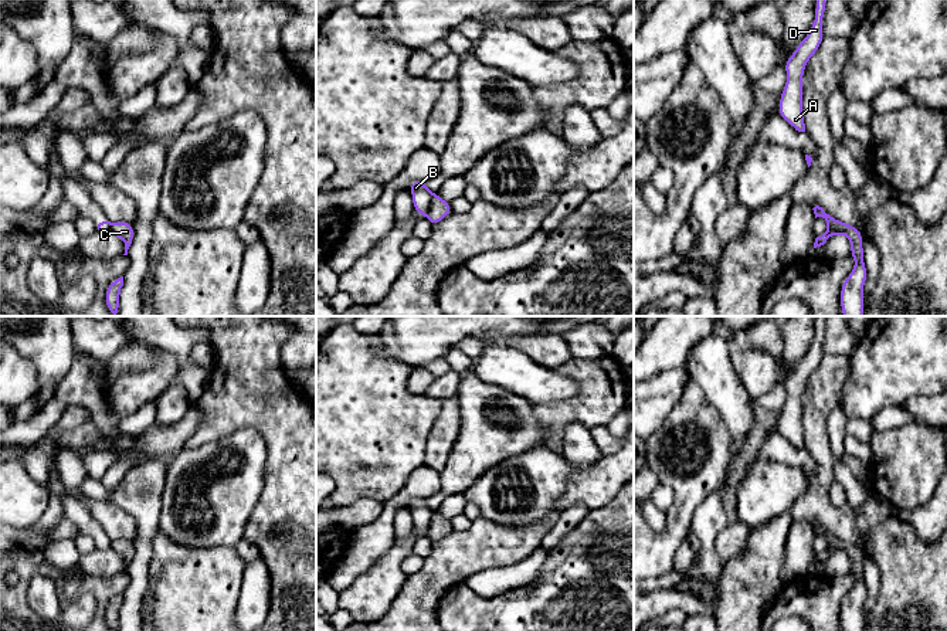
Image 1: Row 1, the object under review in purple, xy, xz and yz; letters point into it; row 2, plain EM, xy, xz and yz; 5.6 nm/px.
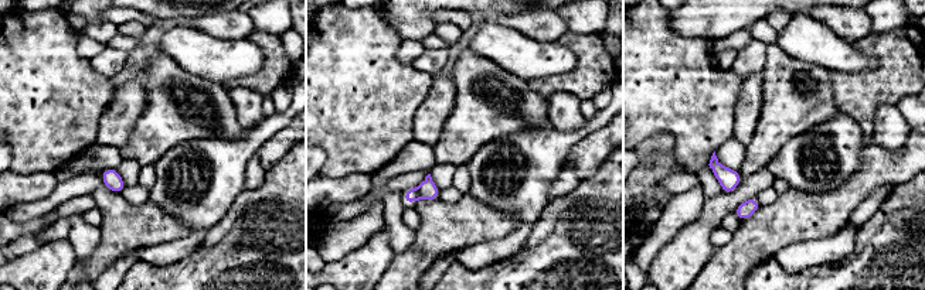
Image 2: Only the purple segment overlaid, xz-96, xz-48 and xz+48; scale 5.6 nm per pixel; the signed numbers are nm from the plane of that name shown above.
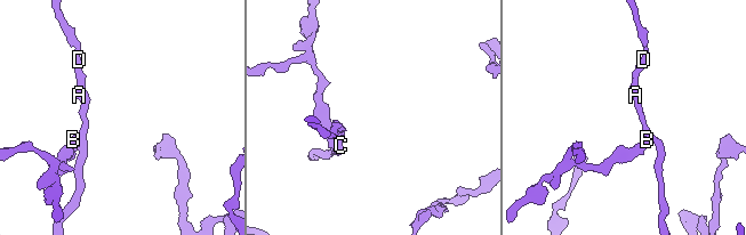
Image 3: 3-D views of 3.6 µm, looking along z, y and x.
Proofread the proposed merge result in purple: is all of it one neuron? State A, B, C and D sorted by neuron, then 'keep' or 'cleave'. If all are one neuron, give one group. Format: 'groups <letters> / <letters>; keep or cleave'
groups A C D / B; cleave

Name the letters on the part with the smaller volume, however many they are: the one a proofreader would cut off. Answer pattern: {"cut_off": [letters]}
{"cut_off": ["B"]}

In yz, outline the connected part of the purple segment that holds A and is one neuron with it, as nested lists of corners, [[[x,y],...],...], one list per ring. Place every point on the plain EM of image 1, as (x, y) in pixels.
[[[817,316],[815,335],[811,347],[784,381],[787,401],[781,410],[778,432],[798,449],[805,449],[802,430],[802,393],[808,377],[818,369],[824,357],[822,340],[825,328],[826,316]]]

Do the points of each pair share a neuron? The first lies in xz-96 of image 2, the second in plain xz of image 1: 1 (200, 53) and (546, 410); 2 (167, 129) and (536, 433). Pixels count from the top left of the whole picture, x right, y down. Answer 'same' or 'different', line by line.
1: different
2: same

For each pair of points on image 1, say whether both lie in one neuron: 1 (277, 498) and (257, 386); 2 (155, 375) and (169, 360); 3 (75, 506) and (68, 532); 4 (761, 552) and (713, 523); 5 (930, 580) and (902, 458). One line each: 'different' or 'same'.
1: same
2: same
3: different
4: different
5: different

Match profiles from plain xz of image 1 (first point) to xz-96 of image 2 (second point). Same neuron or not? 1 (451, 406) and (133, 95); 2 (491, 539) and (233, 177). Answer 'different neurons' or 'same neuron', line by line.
1: same neuron
2: different neurons

